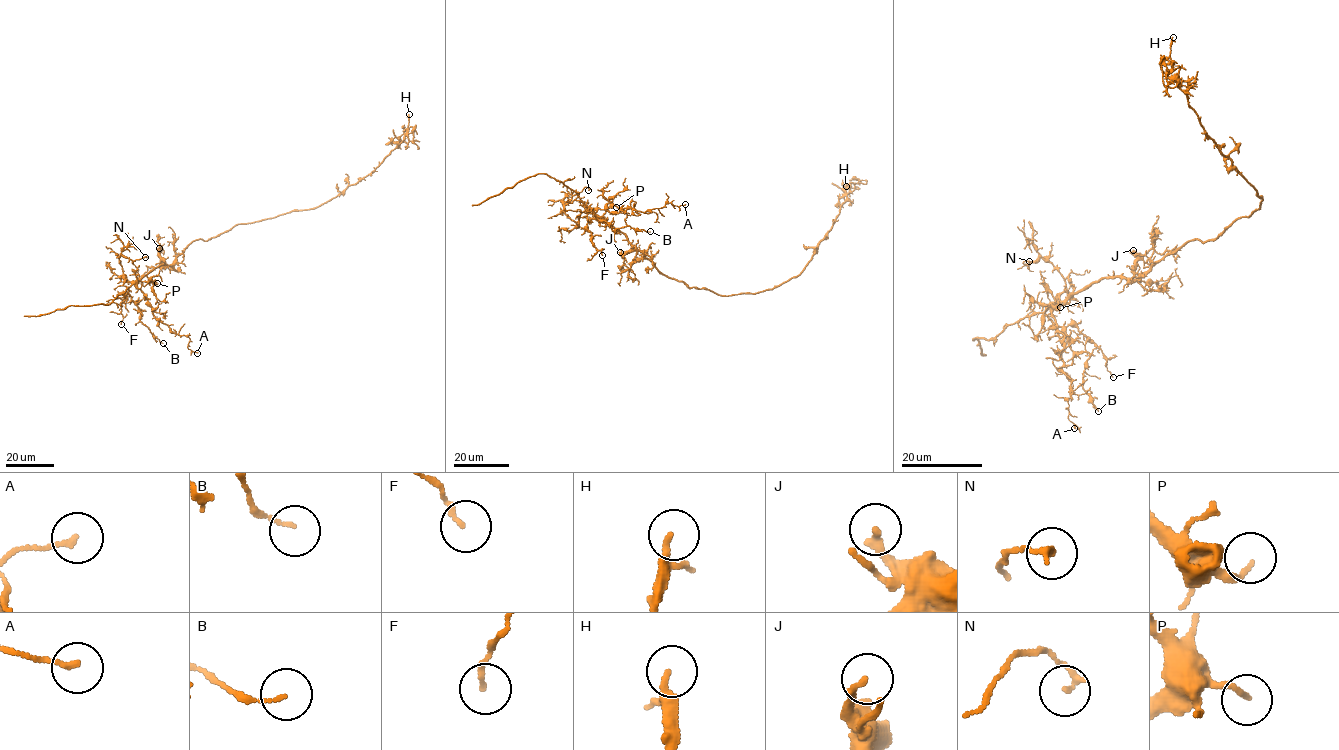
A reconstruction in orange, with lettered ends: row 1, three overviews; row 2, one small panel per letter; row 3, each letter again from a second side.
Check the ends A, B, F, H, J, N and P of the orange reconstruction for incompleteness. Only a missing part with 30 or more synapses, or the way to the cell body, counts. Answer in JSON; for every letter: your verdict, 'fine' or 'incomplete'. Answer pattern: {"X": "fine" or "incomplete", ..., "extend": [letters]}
{"A": "fine", "B": "fine", "F": "fine", "H": "fine", "J": "fine", "N": "fine", "P": "fine", "extend": []}

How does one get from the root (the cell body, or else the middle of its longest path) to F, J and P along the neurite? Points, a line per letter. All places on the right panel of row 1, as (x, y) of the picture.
F: (1213, 239), (1190, 240), (1138, 279), (1104, 277), (1045, 311), (1056, 324), (1074, 325), (1088, 336), (1113, 377)
J: (1213, 239), (1190, 240), (1136, 280), (1132, 270), (1136, 260), (1133, 250)
P: (1213, 239), (1190, 240), (1138, 279), (1102, 278), (1071, 296), (1067, 304), (1059, 304), (1056, 309), (1060, 307)

